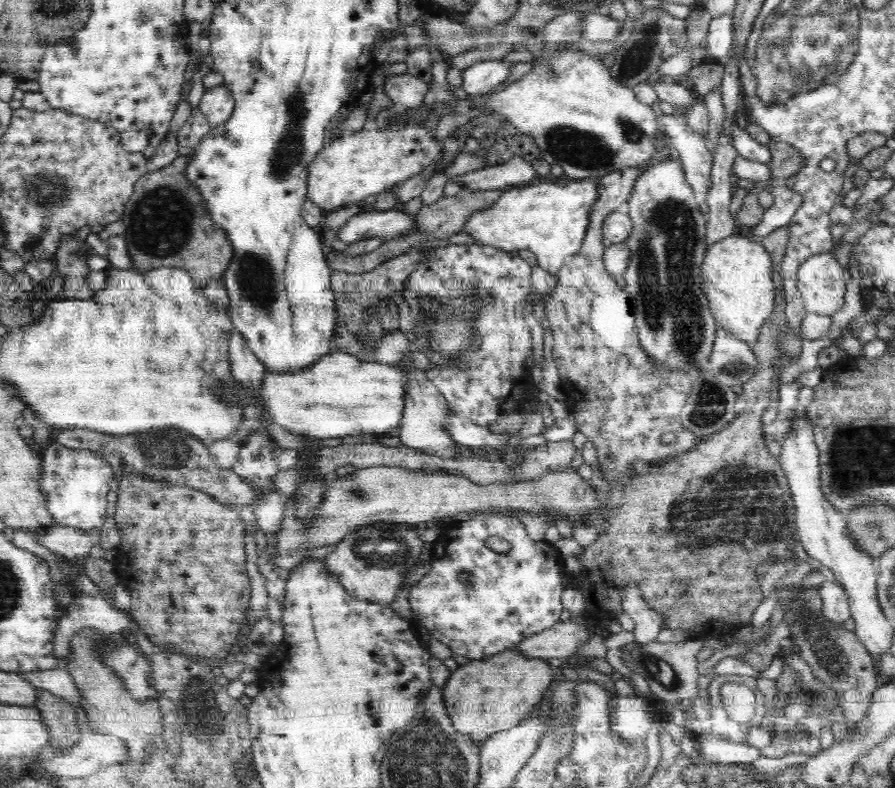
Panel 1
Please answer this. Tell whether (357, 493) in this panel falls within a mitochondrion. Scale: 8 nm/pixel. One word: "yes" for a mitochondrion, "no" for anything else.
yes

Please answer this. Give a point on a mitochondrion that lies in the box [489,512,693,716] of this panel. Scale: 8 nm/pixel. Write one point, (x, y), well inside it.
(654, 667)

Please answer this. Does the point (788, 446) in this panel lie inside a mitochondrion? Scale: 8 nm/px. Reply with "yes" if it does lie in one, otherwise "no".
no

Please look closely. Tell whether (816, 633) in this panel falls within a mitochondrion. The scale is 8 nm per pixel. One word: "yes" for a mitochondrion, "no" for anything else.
yes

